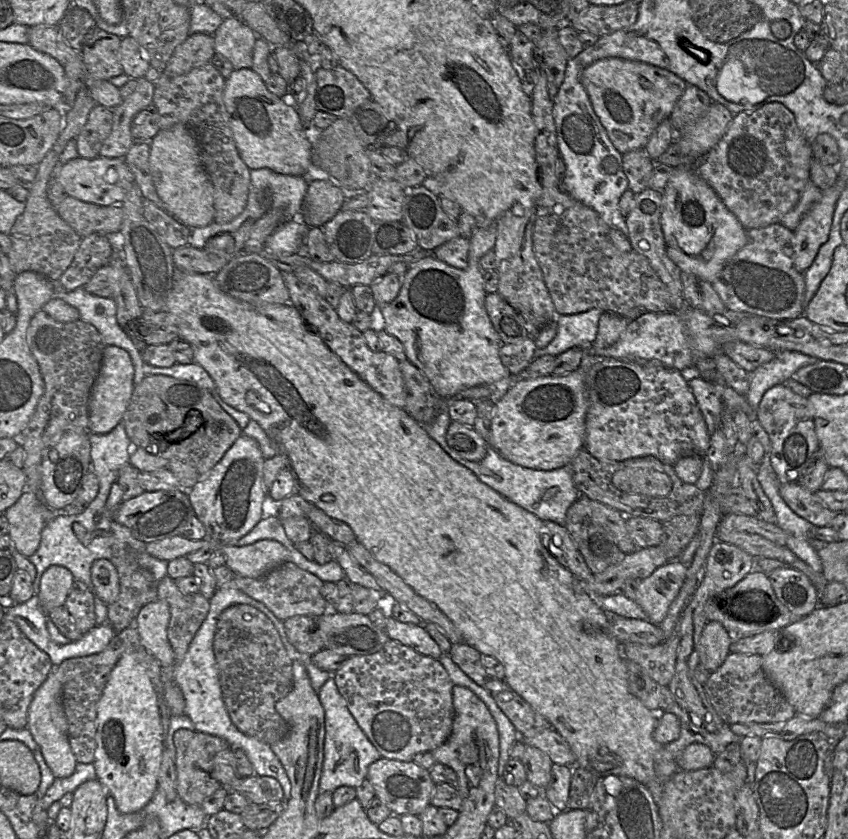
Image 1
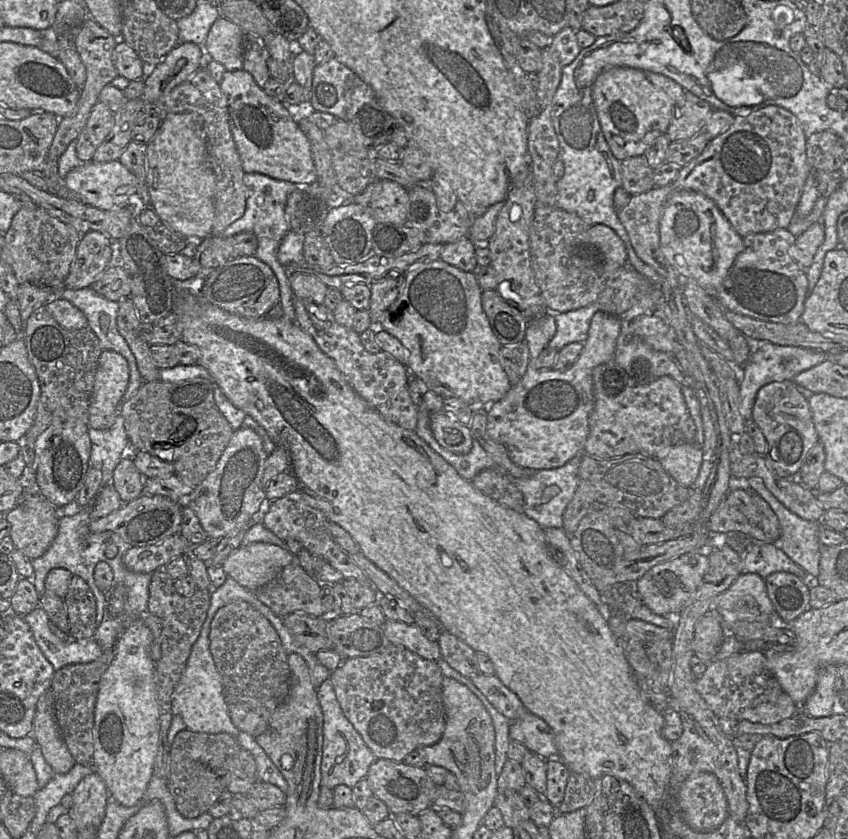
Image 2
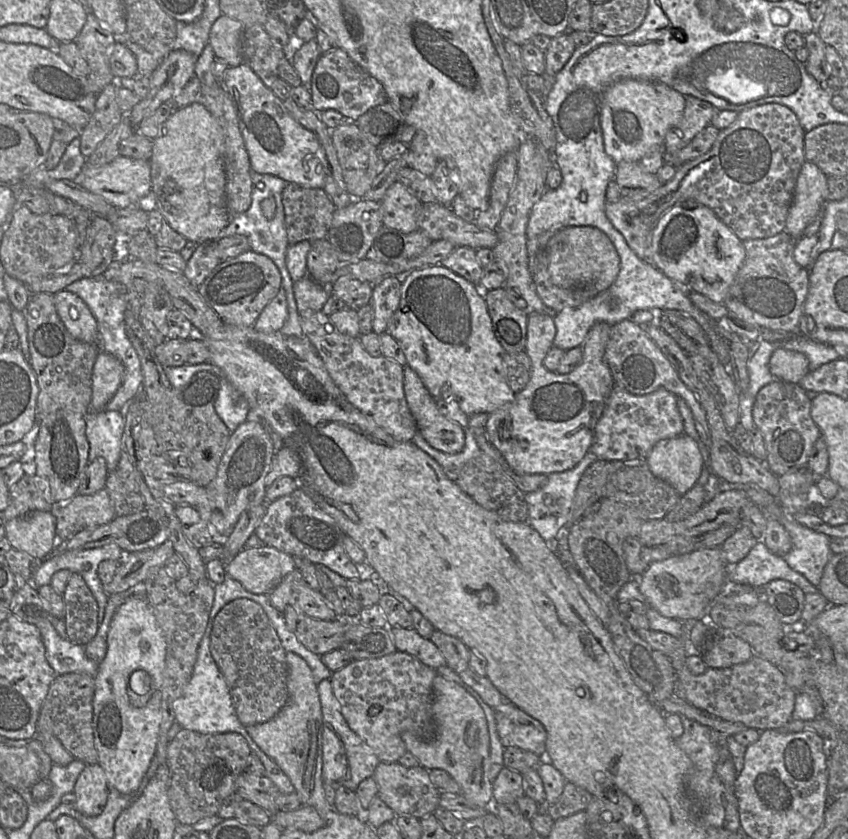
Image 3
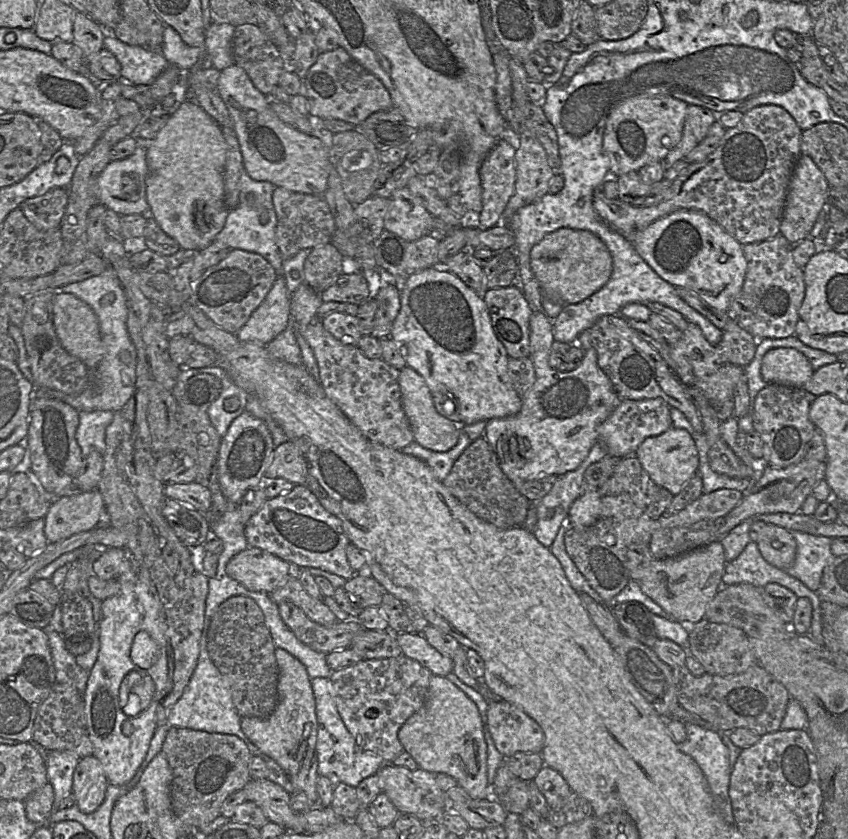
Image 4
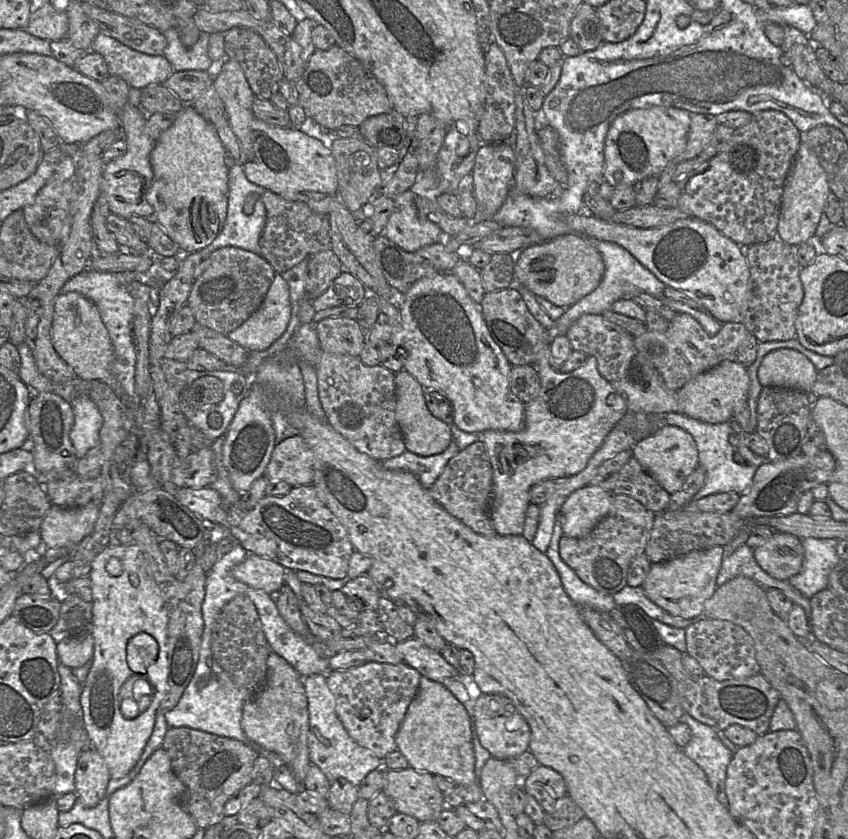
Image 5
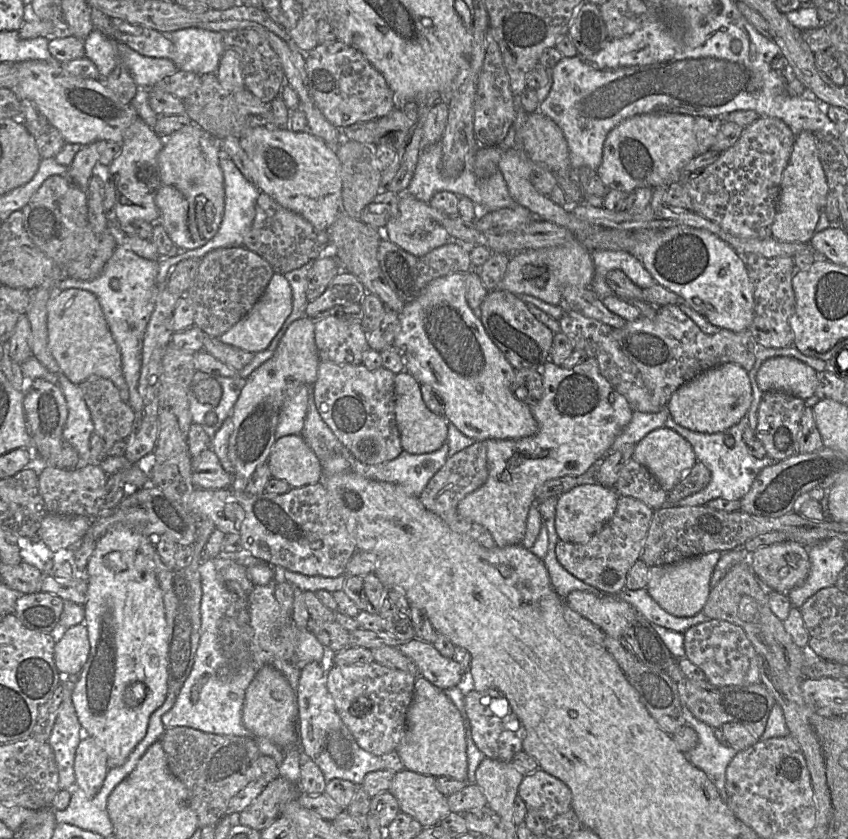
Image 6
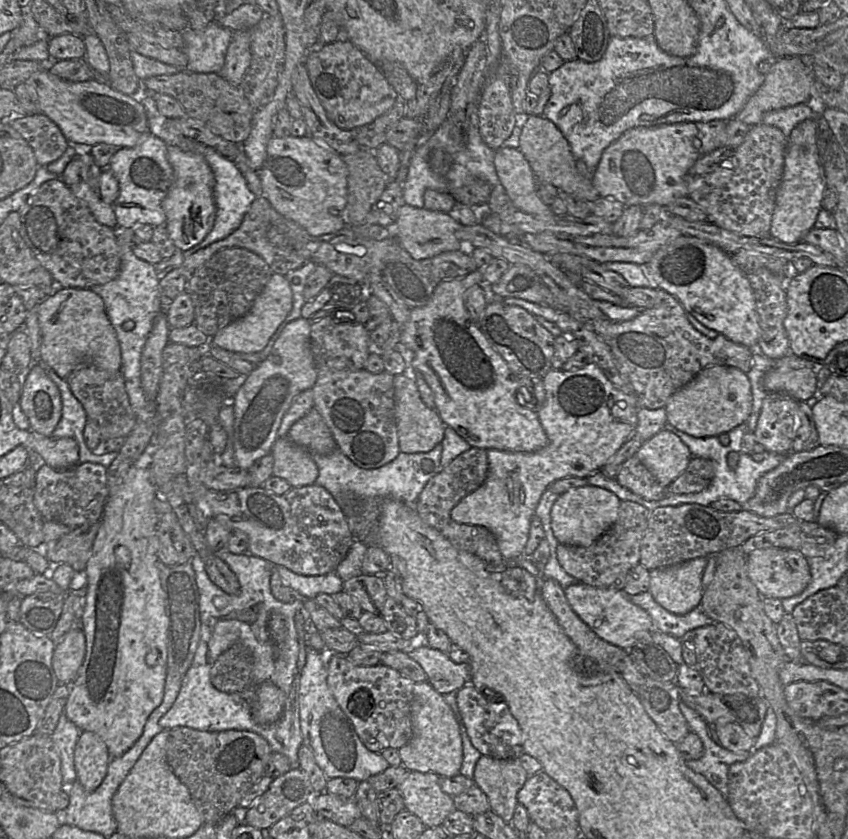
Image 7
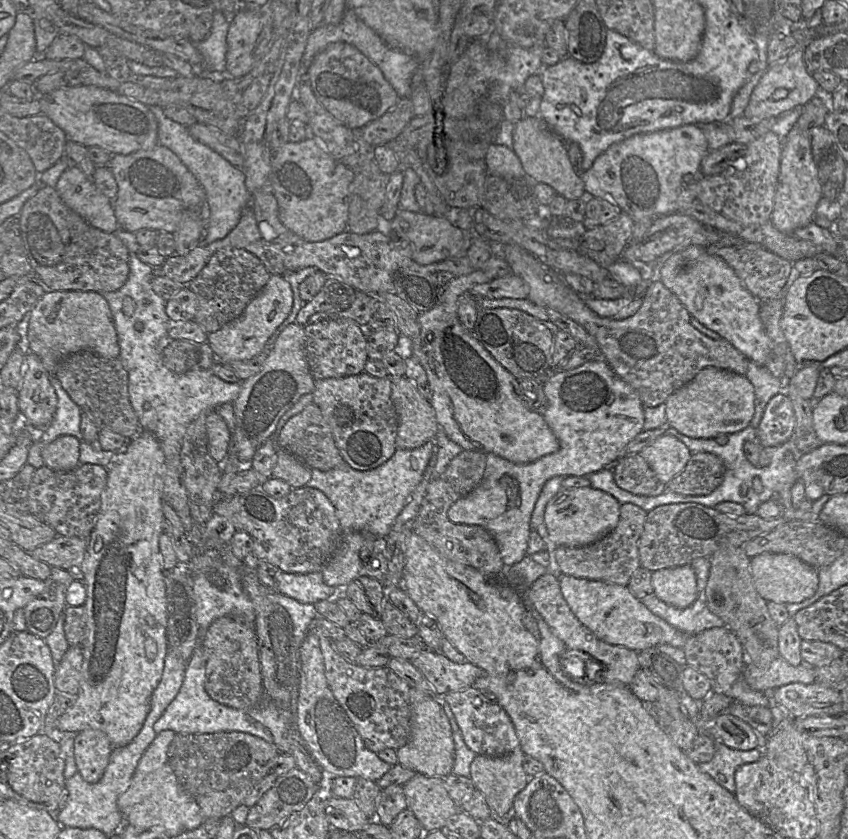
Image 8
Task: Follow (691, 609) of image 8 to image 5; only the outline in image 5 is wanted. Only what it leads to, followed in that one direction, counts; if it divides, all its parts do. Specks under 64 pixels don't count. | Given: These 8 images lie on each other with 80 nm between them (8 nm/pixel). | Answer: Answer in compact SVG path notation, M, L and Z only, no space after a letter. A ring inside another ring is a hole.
M626 585L613 595L613 600L616 606L634 604L641 608L650 618L672 627L686 629L691 624L707 619L703 613L692 619L684 619L668 614L646 596L642 586L631 587Z

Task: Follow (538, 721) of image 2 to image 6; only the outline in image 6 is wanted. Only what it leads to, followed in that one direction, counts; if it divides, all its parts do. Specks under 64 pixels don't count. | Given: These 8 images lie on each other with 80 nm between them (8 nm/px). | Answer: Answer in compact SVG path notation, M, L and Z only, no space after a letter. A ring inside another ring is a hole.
M470 690L464 696L465 710L475 745L487 758L510 762L514 755L522 750L526 730L513 713L506 697L492 698L487 692L475 690Z

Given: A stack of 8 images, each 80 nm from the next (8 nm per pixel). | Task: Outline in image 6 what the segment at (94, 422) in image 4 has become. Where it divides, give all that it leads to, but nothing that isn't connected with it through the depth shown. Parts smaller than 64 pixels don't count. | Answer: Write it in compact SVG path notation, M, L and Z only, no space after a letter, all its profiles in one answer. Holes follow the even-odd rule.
M61 372L56 375L57 385L64 395L68 409L62 437L77 451L81 461L84 461L89 457L89 439L94 432L91 414L79 384L70 382Z

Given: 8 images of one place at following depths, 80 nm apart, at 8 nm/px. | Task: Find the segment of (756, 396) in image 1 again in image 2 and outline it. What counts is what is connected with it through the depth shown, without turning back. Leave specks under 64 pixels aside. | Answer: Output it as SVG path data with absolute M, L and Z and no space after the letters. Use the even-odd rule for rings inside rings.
M762 342L751 347L751 354L745 363L740 382L740 413L746 423L751 423L752 410L758 390L771 382L794 379L798 373L827 361L827 353L811 348L781 346L770 342Z

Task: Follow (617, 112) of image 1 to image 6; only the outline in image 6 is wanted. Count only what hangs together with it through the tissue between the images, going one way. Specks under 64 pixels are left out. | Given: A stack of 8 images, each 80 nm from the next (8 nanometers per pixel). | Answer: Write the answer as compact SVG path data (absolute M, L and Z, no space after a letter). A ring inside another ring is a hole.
M679 113L640 114L623 120L606 137L597 176L609 190L627 194L637 188L680 182L682 169L697 155L694 120Z

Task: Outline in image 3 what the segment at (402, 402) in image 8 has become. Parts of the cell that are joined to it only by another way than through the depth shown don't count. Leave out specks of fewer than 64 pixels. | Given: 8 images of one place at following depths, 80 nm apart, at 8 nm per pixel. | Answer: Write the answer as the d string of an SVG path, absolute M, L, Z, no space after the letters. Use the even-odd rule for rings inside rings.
M404 366L403 388L418 432L426 442L444 453L460 452L465 445L465 428L439 412L433 396L409 366Z

